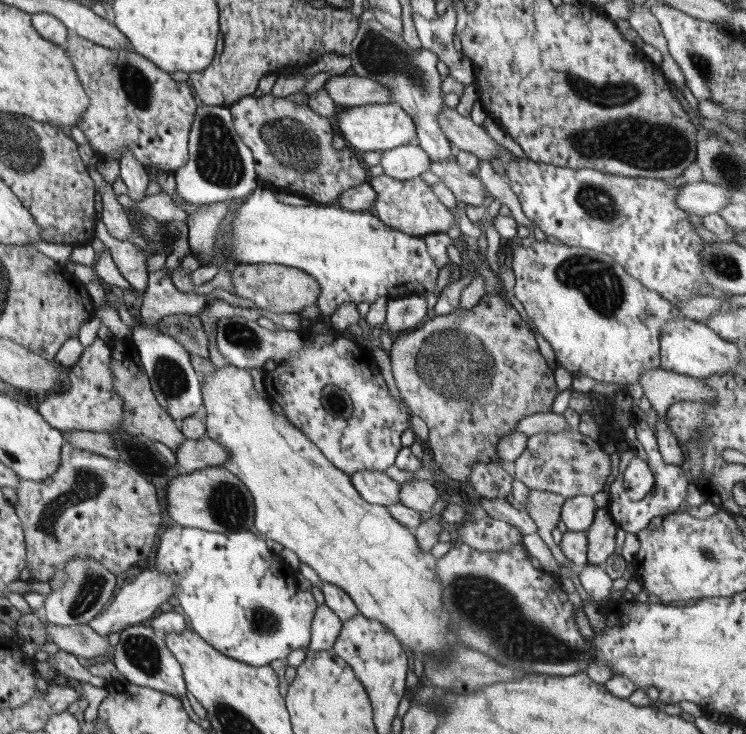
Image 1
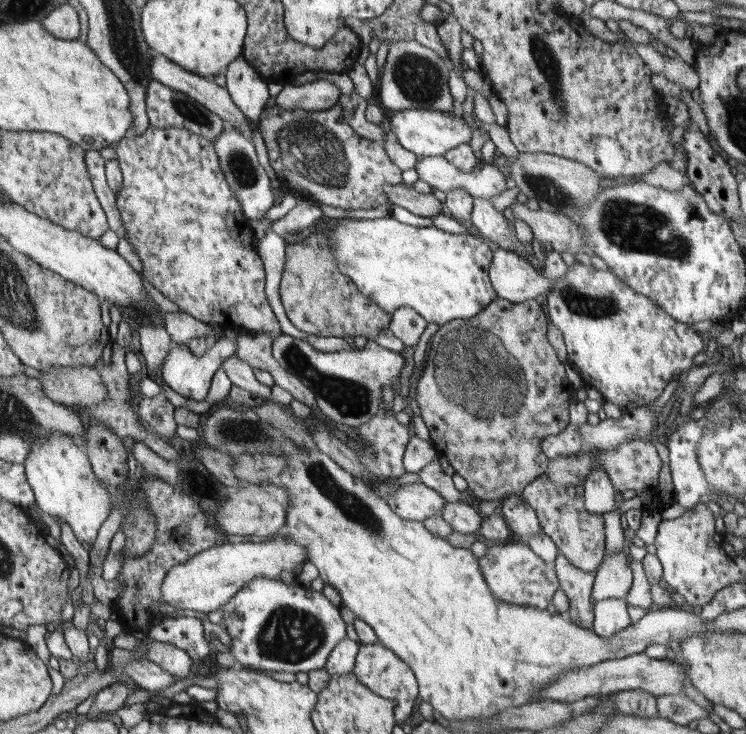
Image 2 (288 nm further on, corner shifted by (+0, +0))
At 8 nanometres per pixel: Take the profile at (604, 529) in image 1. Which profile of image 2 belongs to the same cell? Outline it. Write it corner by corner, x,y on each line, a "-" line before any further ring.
623,552
617,554
603,554
603,562
597,568
597,572
593,574
595,582
593,582
593,592
591,598
595,598
595,602
599,600
607,600
607,598
623,598
627,596
631,582
633,582
633,572
631,566
627,564
627,558

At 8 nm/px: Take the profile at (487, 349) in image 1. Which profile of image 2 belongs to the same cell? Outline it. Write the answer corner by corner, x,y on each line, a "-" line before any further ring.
495,298
475,318
439,324
439,332
425,346
425,366
415,384
415,402
435,452
445,456
455,474
465,478
475,502
521,494
549,466
549,458
541,450
543,438
557,436
569,426
573,390
567,386
563,364
545,338
547,322
543,306
535,300
511,304

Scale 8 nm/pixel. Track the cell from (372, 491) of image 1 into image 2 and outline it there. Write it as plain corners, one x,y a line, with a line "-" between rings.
403,484
397,492
391,492
385,502
409,522
423,522
431,516
439,516
447,500
441,498
439,492
427,488
425,484

